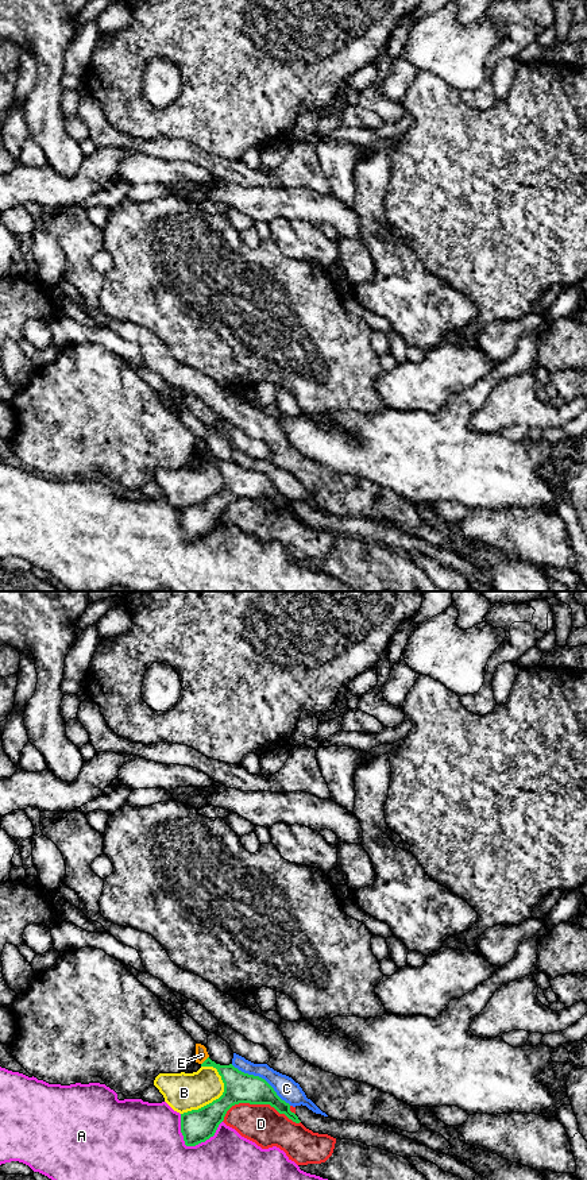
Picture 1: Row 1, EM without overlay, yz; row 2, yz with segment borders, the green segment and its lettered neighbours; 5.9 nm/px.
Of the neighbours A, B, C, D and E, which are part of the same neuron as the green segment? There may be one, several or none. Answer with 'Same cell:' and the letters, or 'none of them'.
Same cell: none of them

